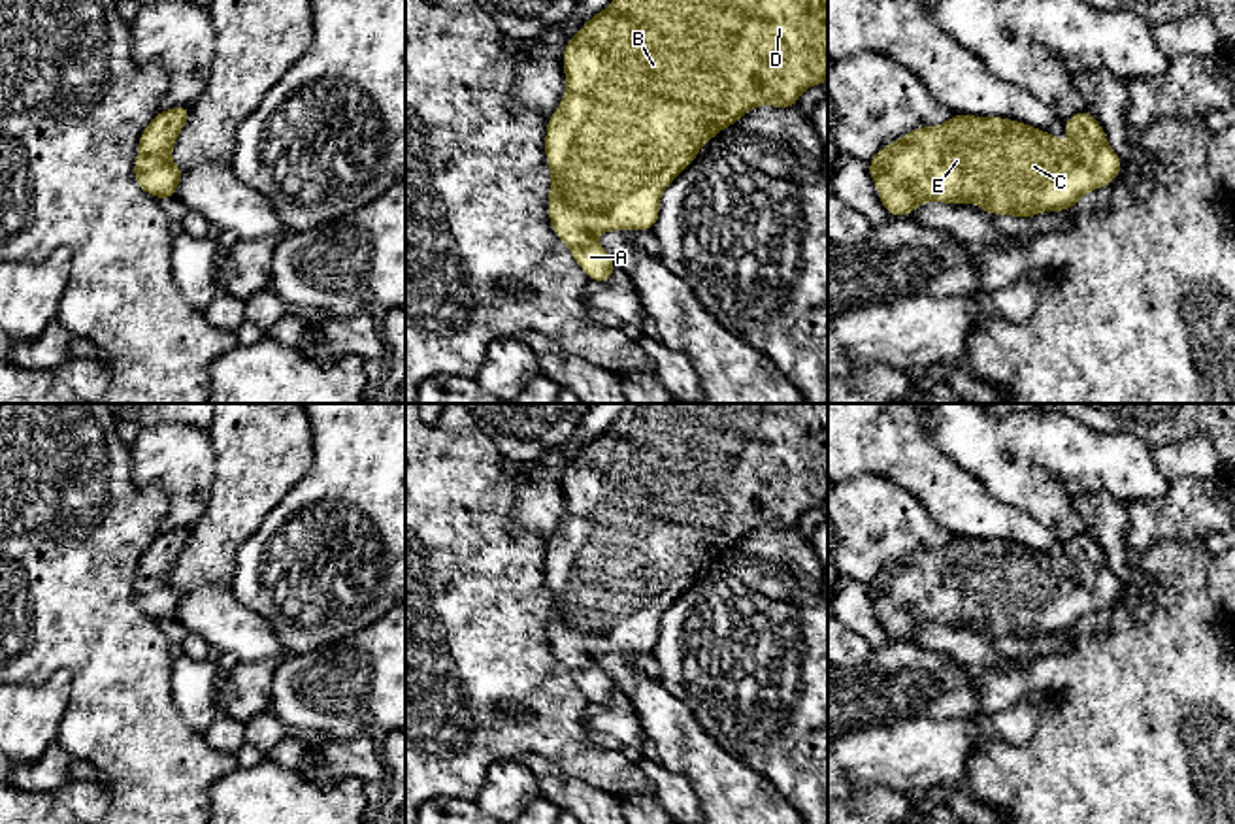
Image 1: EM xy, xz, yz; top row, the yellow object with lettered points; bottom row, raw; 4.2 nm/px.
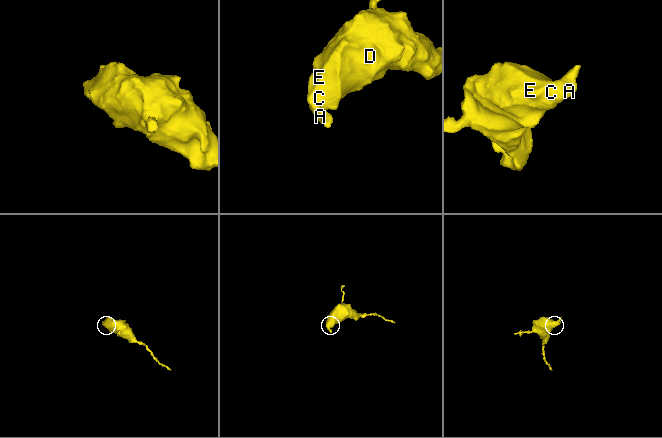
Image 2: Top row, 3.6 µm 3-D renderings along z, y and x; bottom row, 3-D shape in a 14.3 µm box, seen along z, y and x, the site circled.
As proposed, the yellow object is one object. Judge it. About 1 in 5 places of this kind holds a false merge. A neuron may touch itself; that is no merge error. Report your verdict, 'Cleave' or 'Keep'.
Keep

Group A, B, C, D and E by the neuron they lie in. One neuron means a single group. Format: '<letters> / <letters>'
A B C D E

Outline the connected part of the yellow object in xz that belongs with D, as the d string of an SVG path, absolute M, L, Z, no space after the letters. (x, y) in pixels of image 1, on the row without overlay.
M626 404L615 422L596 439L585 443L583 451L566 466L562 488L566 519L547 543L543 568L551 590L549 645L588 701L607 707L617 684L596 664L596 656L613 652L652 654L660 635L660 617L694 585L711 560L756 528L796 530L805 511L828 502L828 404Z

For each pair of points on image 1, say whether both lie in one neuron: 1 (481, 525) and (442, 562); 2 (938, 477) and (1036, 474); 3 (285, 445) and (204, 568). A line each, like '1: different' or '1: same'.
1: same
2: different
3: same

